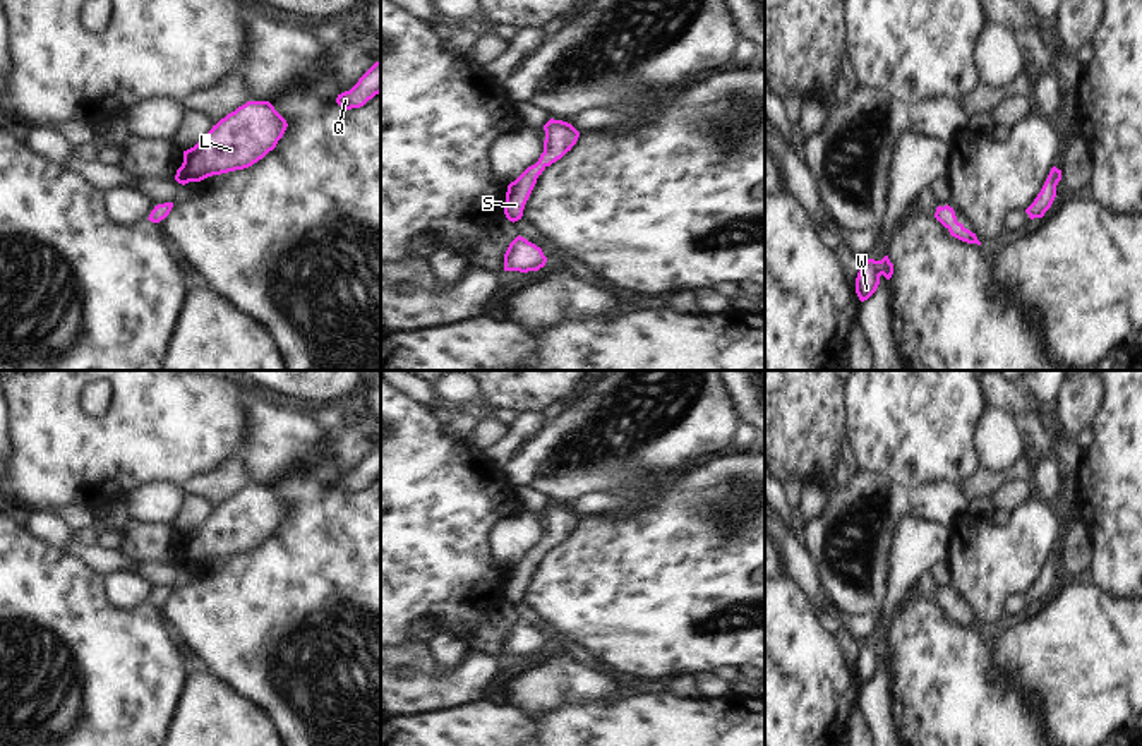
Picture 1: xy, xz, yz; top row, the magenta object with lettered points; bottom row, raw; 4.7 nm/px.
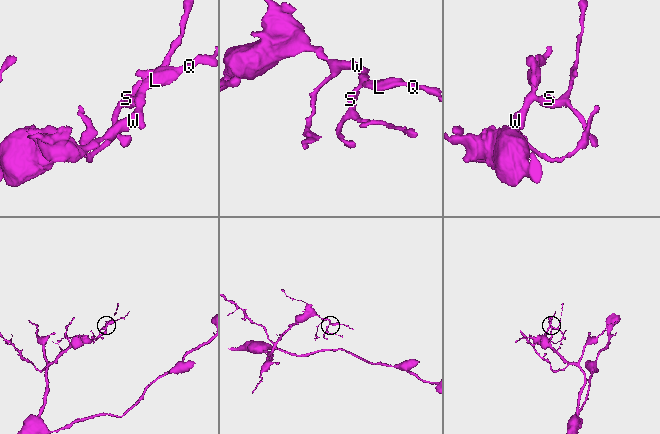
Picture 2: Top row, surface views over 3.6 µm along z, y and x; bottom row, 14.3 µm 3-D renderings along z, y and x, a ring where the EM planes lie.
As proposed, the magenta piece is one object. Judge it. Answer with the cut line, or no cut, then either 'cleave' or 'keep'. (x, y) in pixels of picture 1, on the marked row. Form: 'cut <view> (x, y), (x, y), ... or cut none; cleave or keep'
cut none; keep

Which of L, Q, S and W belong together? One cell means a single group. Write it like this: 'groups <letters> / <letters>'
groups L Q S W

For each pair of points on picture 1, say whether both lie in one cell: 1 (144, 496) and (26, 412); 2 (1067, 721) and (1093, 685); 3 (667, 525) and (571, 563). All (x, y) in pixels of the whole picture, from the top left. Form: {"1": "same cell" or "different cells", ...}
{"1": "different cells", "2": "same cell", "3": "same cell"}

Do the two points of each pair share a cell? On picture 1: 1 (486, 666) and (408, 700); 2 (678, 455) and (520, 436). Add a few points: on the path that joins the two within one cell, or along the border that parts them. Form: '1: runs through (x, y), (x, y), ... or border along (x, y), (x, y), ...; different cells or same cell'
1: runs through (467, 681), (451, 688), (427, 691); same cell
2: border along (544, 426), (503, 467); different cells

